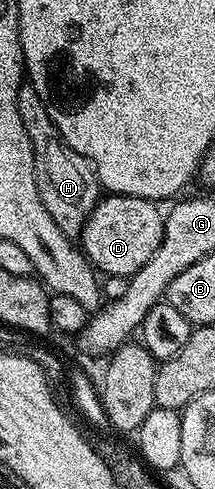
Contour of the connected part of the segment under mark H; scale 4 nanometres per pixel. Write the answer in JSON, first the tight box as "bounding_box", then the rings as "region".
{"bounding_box":[17,83,101,239],"region":[[[29,83],[19,86],[17,111],[21,115],[21,123],[25,123],[25,131],[33,147],[35,178],[41,203],[45,203],[45,211],[53,215],[53,223],[61,227],[63,234],[72,239],[78,238],[87,217],[101,200],[99,178],[95,176],[94,168],[84,162],[82,155],[63,142],[41,95]]]}

